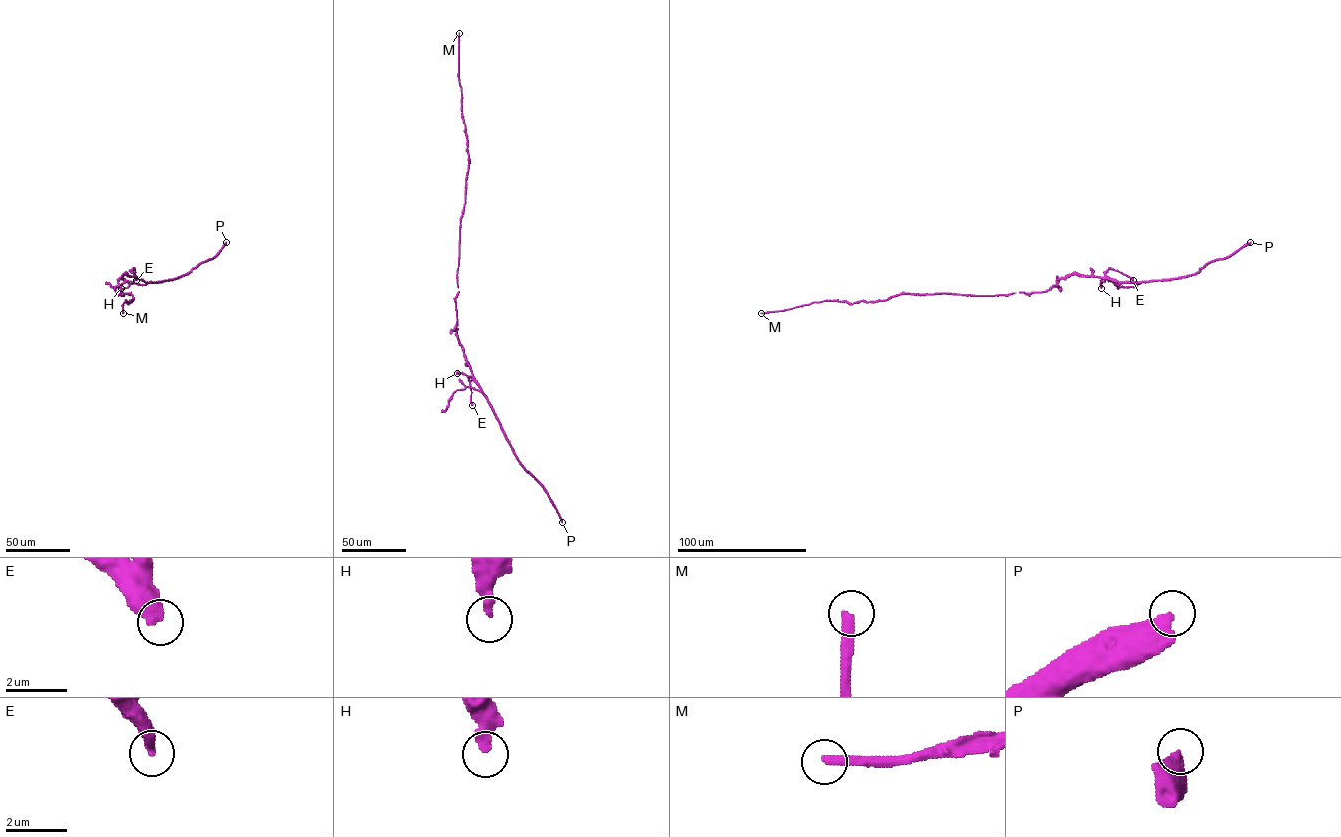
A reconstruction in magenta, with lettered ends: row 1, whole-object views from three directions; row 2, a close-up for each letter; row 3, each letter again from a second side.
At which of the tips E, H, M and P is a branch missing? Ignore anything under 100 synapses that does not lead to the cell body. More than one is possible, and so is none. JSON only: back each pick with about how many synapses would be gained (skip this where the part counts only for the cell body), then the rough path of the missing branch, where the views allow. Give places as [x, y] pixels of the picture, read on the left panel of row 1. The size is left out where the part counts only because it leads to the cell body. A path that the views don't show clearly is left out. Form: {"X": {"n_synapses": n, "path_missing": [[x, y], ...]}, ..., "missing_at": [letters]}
{"M": {"n_synapses": 130, "path_missing": [[123, 313], [114, 316], [97, 301], [94, 291], [84, 191], [96, 147]]}, "missing_at": ["M"]}

